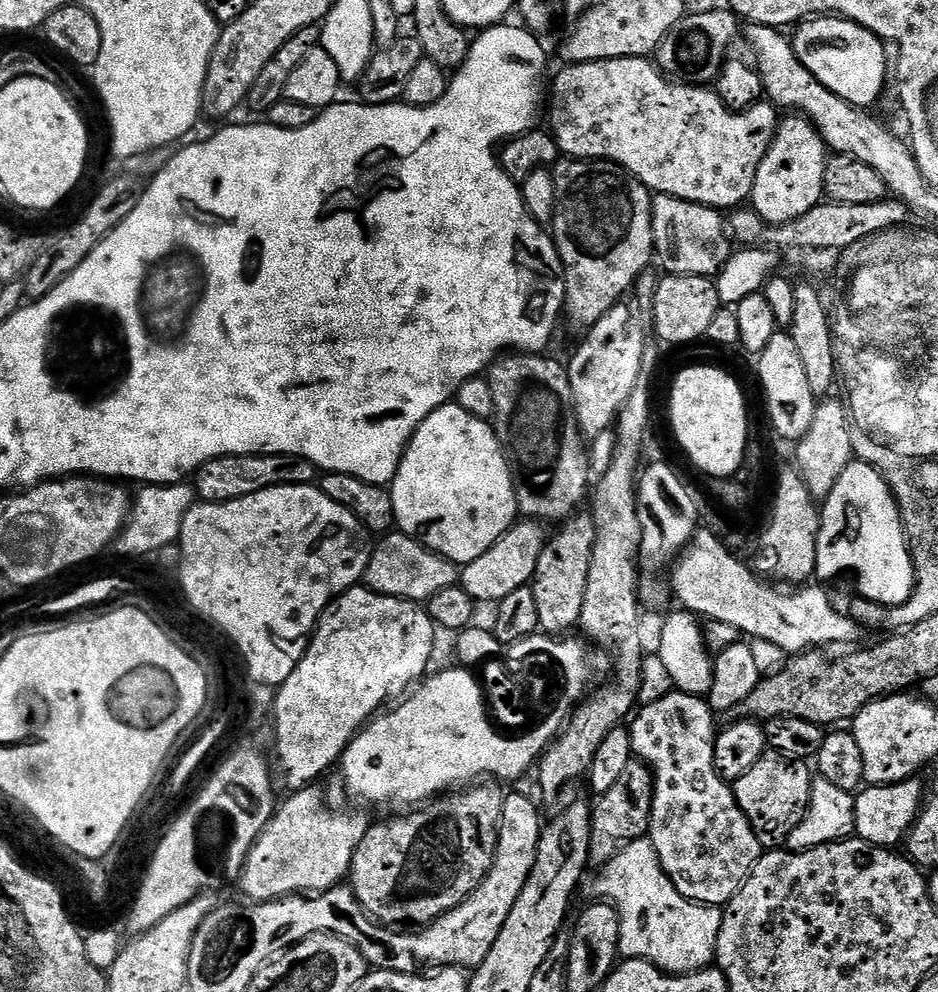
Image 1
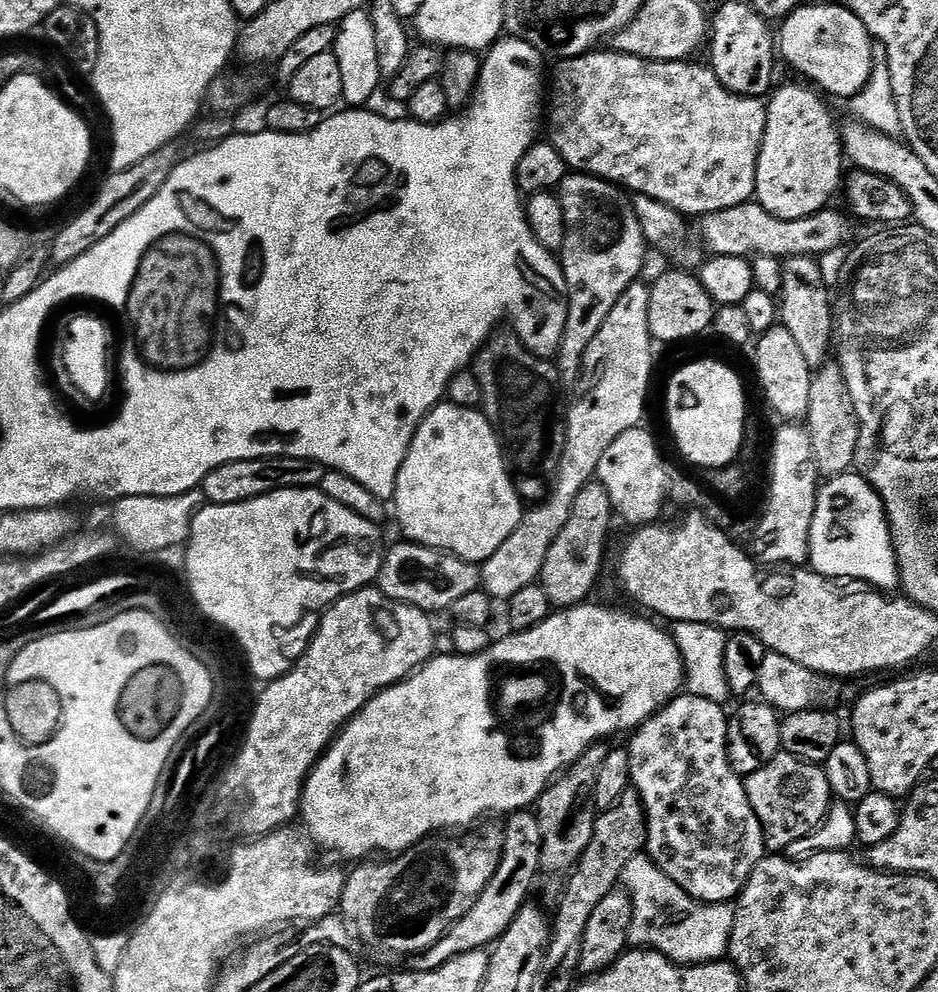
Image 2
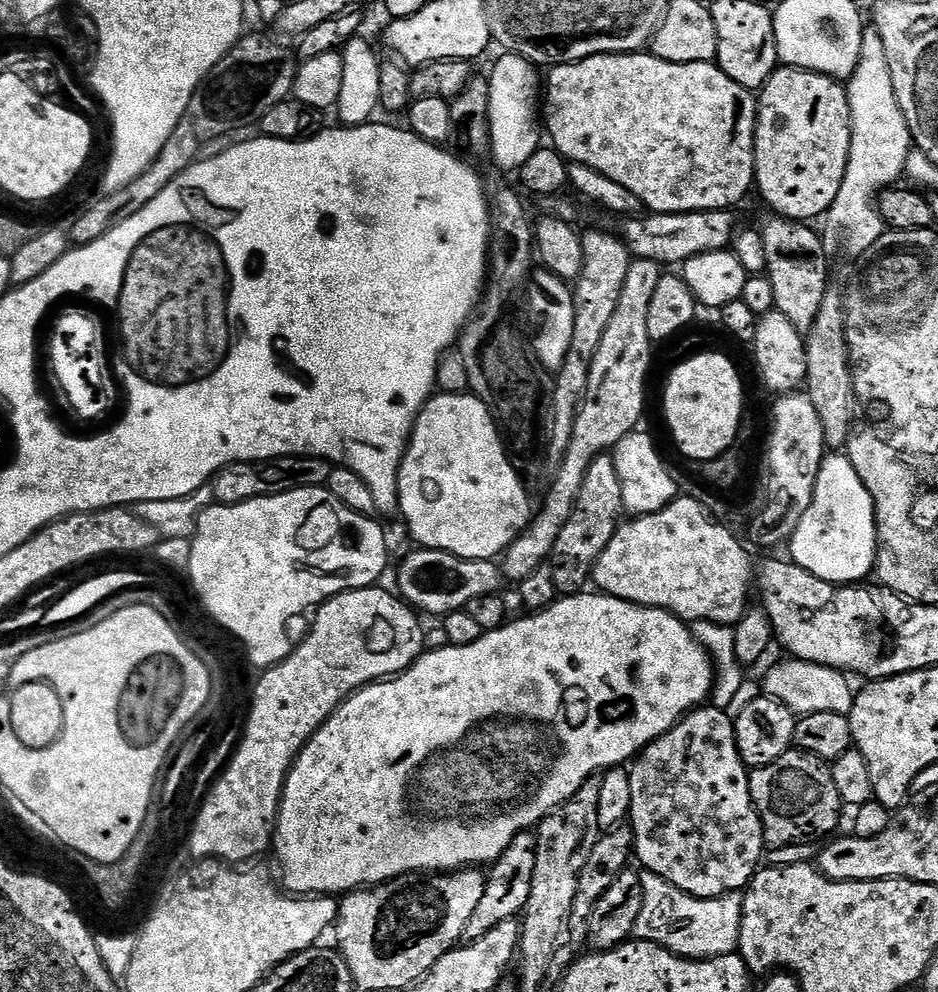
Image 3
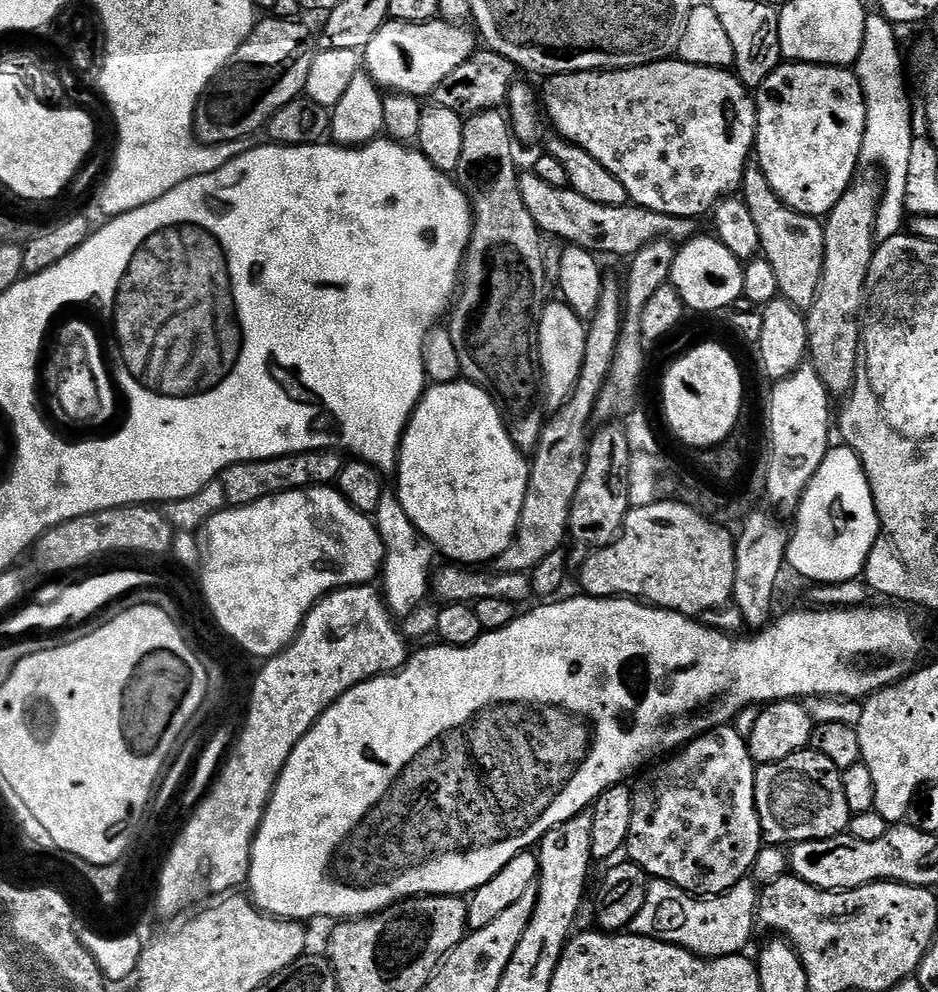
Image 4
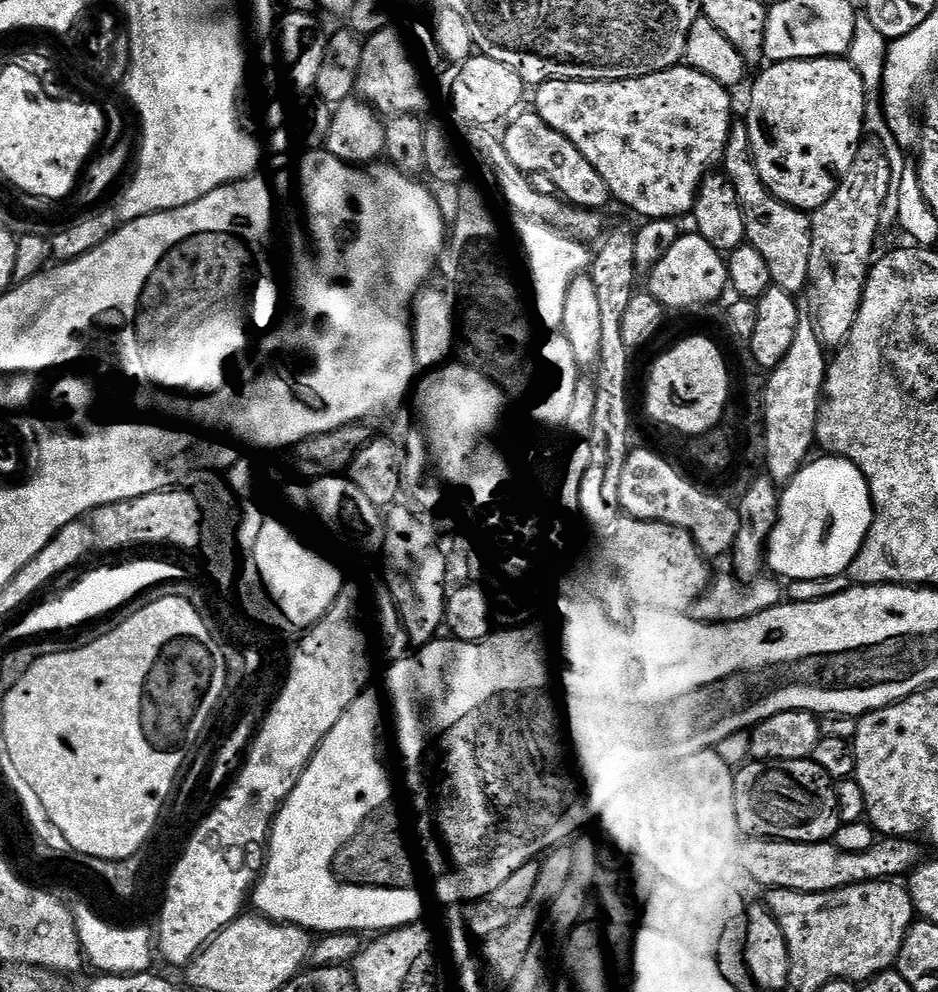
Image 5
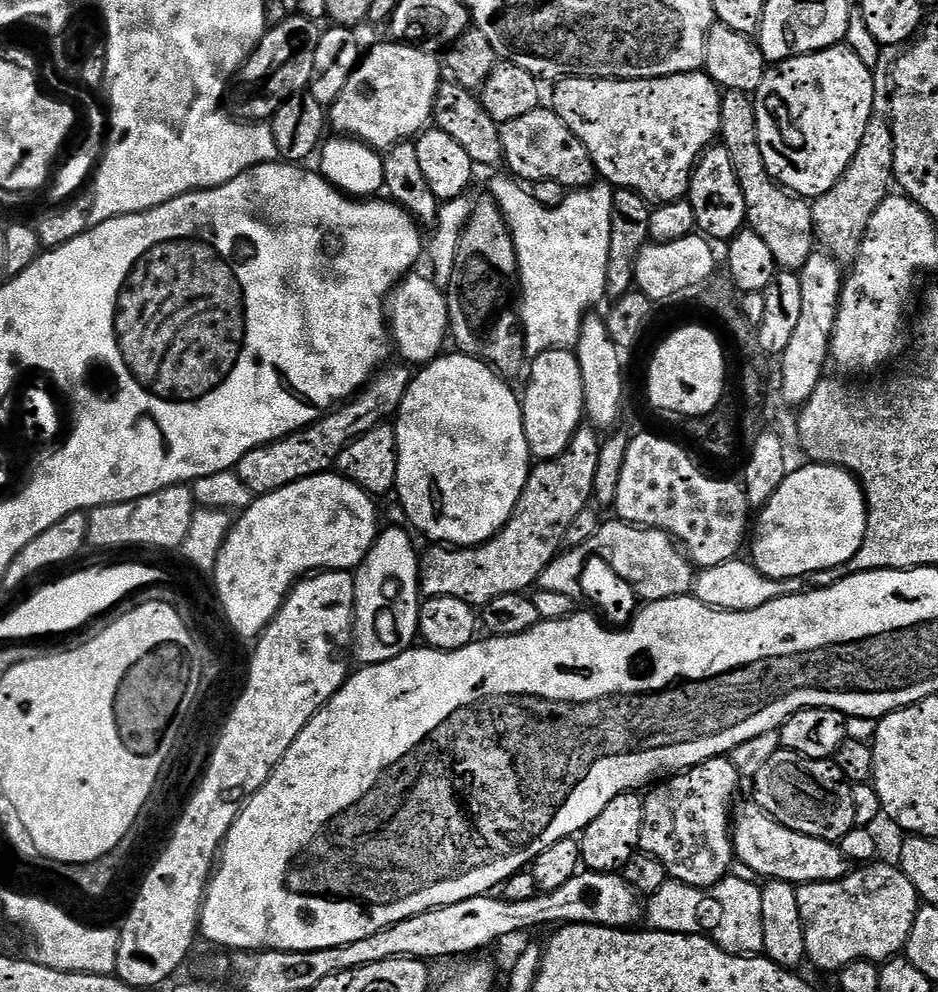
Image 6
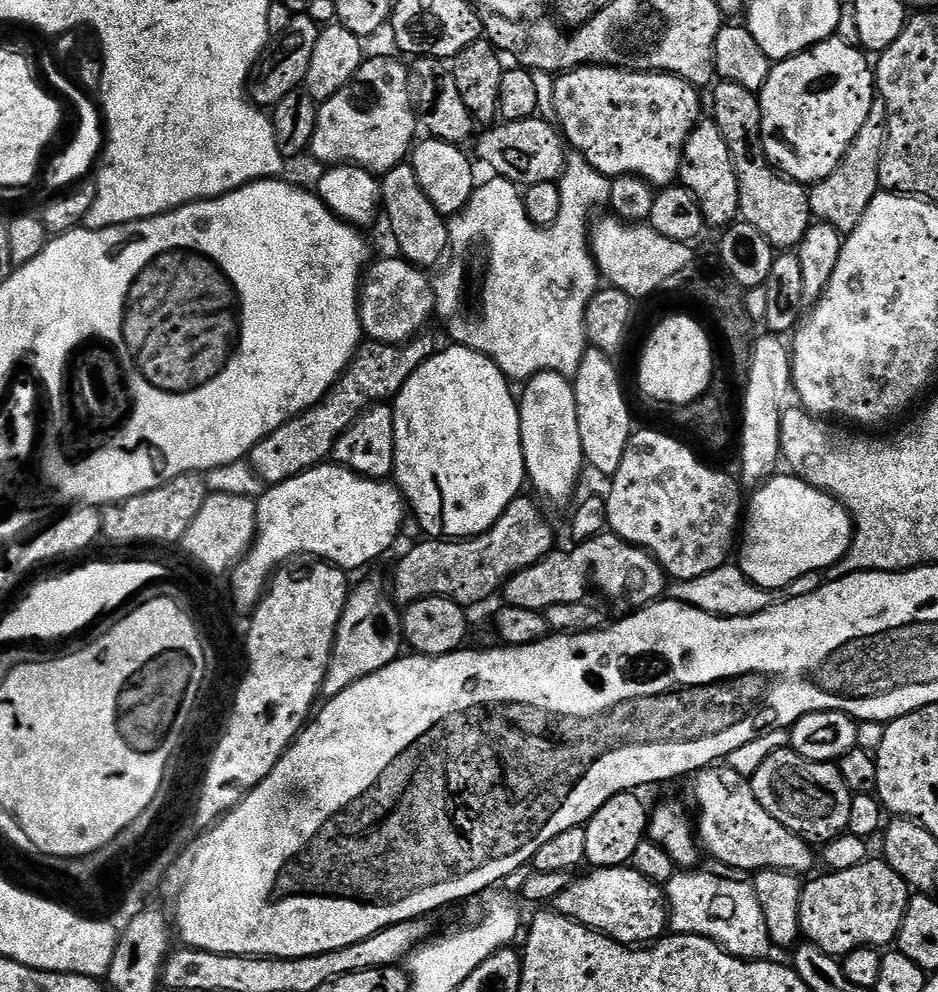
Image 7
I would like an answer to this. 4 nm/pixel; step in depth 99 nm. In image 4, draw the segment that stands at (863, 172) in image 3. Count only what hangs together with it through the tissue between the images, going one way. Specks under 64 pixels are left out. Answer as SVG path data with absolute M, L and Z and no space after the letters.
M872 12L869 13L868 18L866 20L866 28L863 30L863 42L862 42L862 50L859 52L859 58L856 60L854 65L854 71L856 76L859 79L859 84L863 88L863 98L866 102L866 130L863 131L863 144L862 144L862 150L860 151L860 161L863 165L866 166L880 166L876 164L883 164L883 166L886 168L884 169L884 195L881 197L880 204L879 204L879 212L876 215L875 220L875 236L877 243L880 244L886 244L889 243L892 239L902 228L902 224L906 222L906 182L908 181L908 167L909 167L909 157L911 153L911 147L912 142L915 138L915 136L912 133L912 122L914 119L914 113L912 113L912 110L910 108L910 100L908 98L908 94L906 92L906 84L904 82L904 76L902 74L902 58L900 56L900 50L898 48L898 40L896 38L897 32L895 30L895 27L889 23L887 19L883 15L881 15L879 12Z

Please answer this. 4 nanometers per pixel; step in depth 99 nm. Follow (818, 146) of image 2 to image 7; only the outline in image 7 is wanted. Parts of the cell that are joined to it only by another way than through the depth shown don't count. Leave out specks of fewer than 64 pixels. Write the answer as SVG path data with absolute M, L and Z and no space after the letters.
M833 38L823 40L821 44L815 44L813 48L807 48L788 60L773 63L772 73L758 93L762 138L769 160L788 179L811 186L830 178L830 174L838 170L854 138L858 138L858 130L862 130L873 100L878 96L874 68L870 60L868 64L867 58L856 44Z

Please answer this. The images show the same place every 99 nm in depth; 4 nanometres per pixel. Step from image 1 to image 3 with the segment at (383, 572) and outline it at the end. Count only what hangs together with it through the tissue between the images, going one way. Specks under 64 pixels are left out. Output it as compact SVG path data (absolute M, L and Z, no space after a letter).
M433 548L415 551L401 562L396 584L400 587L399 595L421 613L429 612L432 616L443 618L450 612L467 609L474 598L497 595L500 587L505 587L504 569L496 560L463 560Z

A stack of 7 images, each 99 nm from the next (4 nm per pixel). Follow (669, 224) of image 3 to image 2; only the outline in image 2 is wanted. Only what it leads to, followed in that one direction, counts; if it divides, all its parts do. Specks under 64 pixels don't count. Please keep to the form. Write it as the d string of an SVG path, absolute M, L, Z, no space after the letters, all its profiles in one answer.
M749 202L730 206L730 210L714 210L710 214L699 217L700 236L698 240L705 249L709 248L712 256L742 256L745 258L755 258L757 256L769 256L783 261L790 256L814 256L822 257L828 252L833 252L836 248L845 245L844 239L848 236L849 217L843 216L840 212L825 210L815 212L806 218L794 218L793 220L783 220L774 214L770 214L760 204Z

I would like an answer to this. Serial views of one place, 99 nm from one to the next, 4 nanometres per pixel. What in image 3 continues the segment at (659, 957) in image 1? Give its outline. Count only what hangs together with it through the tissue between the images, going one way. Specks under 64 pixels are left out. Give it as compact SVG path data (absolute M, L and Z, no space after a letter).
M647 870L641 871L640 877L644 897L642 914L638 914L636 923L635 939L661 944L669 952L690 960L711 960L713 956L731 956L737 951L744 905L740 892L730 892L714 900L700 900Z

